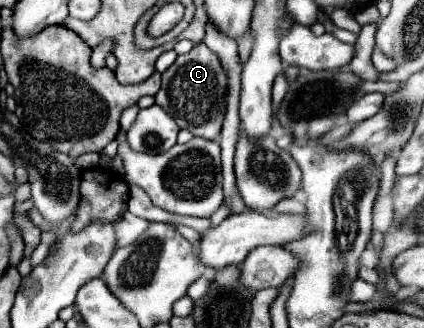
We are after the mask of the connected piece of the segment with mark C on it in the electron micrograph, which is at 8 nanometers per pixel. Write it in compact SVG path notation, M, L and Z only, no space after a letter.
M201 42L191 52L179 56L173 66L163 72L163 84L161 90L155 94L155 104L159 104L167 114L171 114L179 128L189 130L193 136L219 140L221 124L227 110L227 82L229 76L221 66L219 56Z

